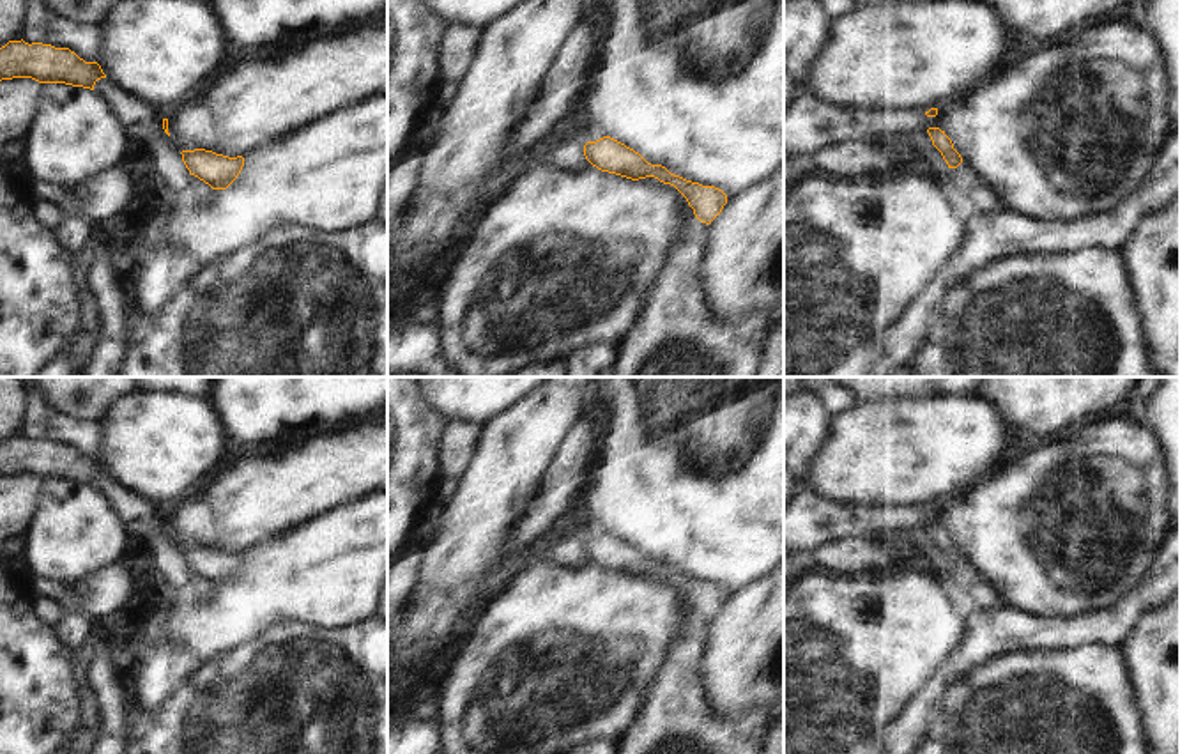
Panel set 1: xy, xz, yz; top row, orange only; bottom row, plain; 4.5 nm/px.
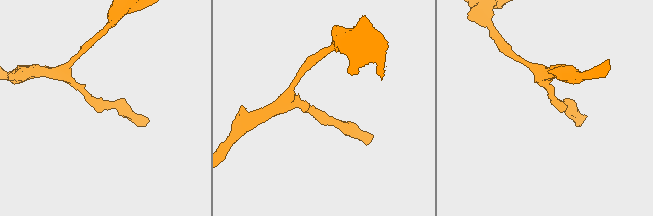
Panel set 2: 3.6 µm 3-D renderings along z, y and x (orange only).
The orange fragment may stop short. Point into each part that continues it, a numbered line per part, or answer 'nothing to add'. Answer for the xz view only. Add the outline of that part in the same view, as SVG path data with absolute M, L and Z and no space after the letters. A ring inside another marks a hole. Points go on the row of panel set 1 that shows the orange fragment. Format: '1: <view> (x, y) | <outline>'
nothing to add

